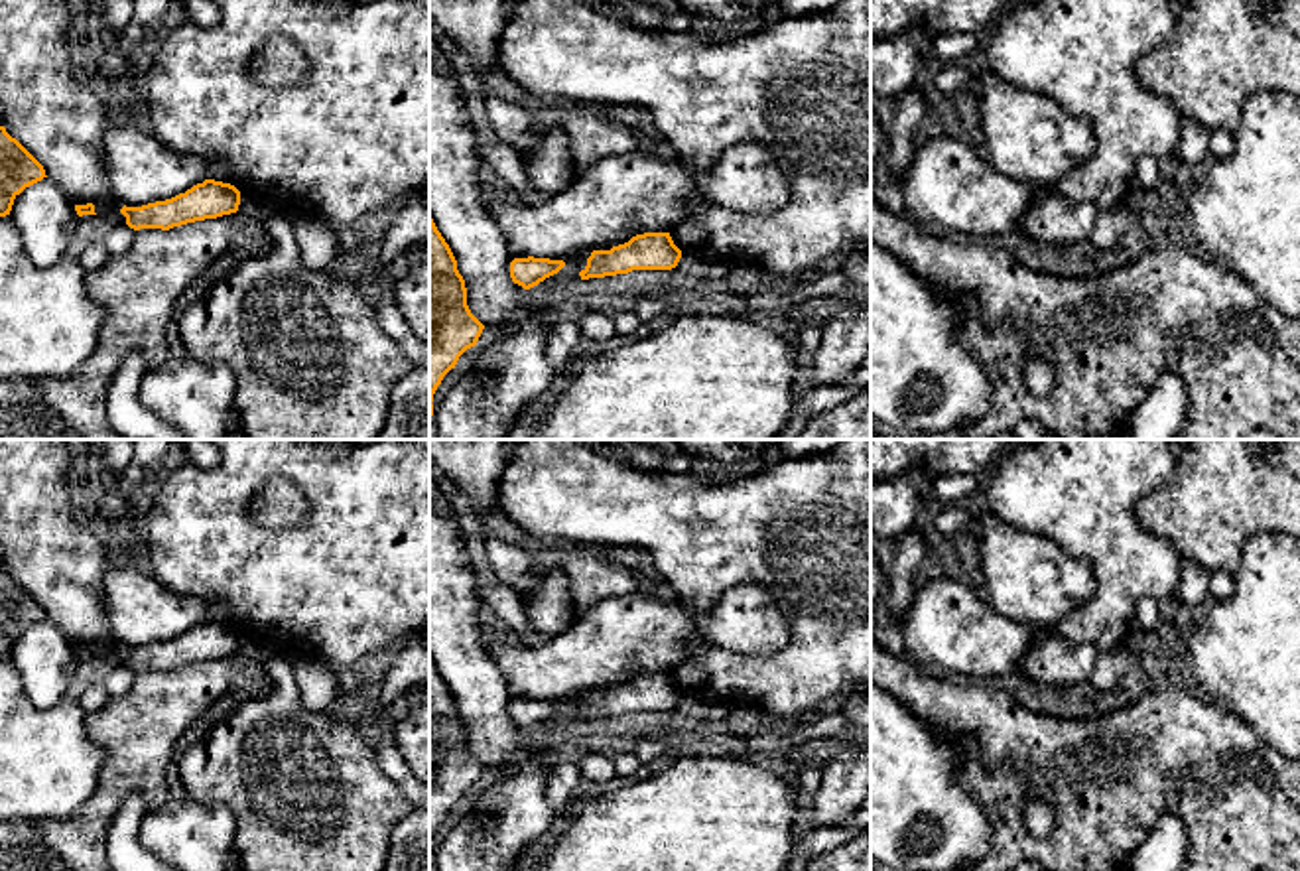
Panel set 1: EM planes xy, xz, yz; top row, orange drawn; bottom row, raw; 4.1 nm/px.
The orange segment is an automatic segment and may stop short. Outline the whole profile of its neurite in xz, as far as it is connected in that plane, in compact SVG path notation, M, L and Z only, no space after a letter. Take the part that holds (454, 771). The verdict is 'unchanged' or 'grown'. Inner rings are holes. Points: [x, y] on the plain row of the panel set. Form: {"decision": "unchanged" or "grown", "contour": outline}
{"decision": "unchanged", "contour": "M429 656L429 861L437 828L483 770L467 747L457 702Z"}

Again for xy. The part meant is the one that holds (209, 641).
{"decision": "unchanged", "contour": "M205 621L185 635L165 642L148 644L142 648L122 648L126 666L134 672L162 670L169 672L195 662L217 660L236 654L240 646L240 633L223 623Z"}

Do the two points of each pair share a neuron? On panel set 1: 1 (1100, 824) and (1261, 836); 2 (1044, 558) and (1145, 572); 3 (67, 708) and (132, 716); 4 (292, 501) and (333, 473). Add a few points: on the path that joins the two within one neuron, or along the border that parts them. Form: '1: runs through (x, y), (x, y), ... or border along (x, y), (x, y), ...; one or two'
1: runs through (1139, 799), (1222, 799); one
2: border along (1048, 538), (1092, 570), (1094, 594), (1078, 609); two
3: border along (85, 716), (87, 736), (107, 757); two
4: border along (257, 491), (288, 479), (306, 499), (306, 519); two

